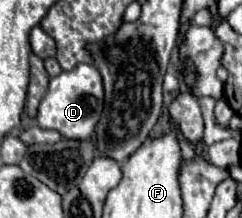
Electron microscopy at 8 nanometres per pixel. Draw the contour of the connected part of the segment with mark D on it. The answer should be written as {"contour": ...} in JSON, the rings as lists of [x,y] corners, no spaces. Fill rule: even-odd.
{"contour":[[[80,63],[72,71],[62,71],[58,77],[50,79],[48,93],[44,95],[38,107],[38,125],[42,129],[54,129],[66,139],[88,139],[102,115],[104,109],[104,89],[102,77],[94,65]]]}

